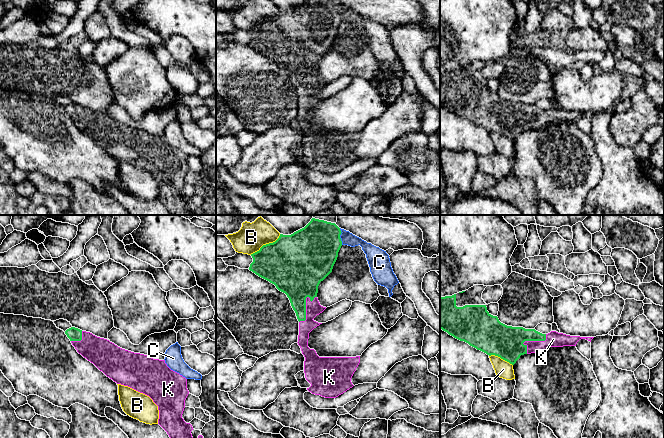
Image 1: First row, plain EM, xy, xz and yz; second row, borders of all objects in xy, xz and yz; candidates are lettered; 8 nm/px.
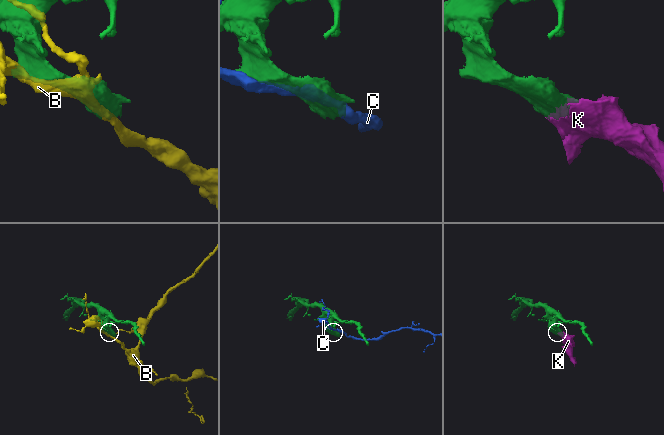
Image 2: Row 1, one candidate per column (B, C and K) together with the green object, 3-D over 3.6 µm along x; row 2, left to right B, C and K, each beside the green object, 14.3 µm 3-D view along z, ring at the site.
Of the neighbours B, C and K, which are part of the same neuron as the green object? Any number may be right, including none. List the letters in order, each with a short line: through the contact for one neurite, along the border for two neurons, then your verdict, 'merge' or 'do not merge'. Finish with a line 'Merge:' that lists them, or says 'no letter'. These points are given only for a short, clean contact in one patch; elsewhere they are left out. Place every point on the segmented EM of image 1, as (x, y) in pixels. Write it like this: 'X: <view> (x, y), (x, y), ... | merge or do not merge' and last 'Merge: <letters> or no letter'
B: do not merge
C: do not merge
K: merge
Merge: K

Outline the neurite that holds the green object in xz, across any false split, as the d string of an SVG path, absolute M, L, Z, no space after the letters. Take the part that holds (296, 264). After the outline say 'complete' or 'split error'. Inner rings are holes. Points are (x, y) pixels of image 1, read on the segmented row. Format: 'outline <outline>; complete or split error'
outline M312 218L304 228L291 235L280 234L275 242L263 245L251 254L253 262L249 267L250 271L274 284L289 298L299 321L297 343L305 357L305 378L311 384L307 390L325 398L336 398L352 388L351 378L360 363L360 356L319 357L314 349L308 347L309 333L322 324L313 319L326 309L318 301L318 286L332 272L342 246L341 233L335 223Z; split error

